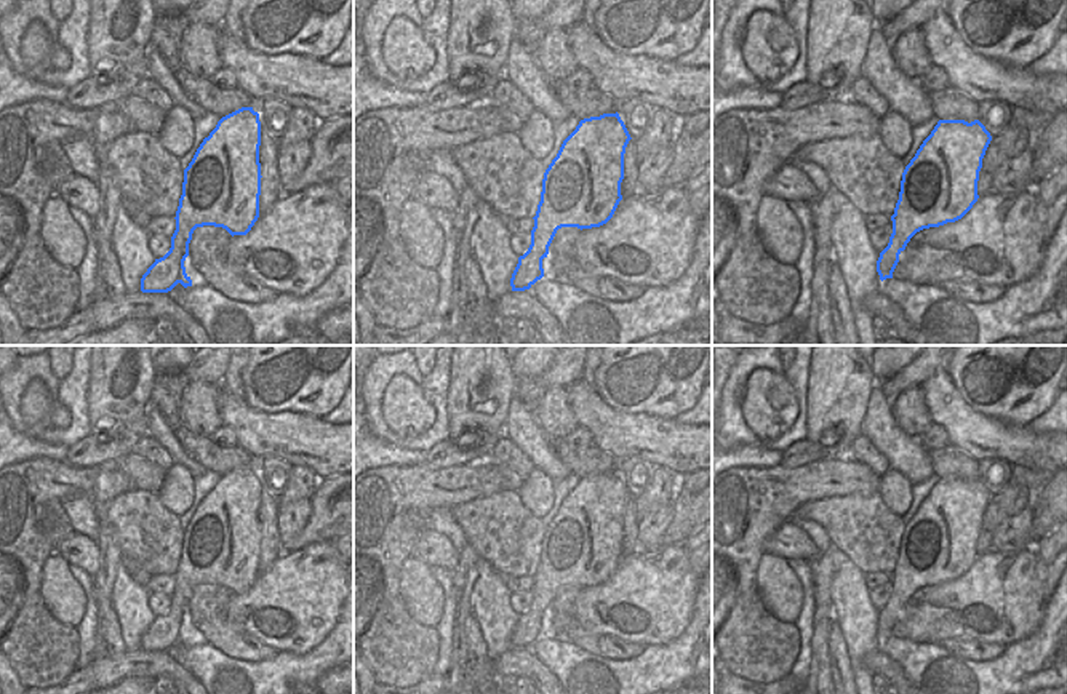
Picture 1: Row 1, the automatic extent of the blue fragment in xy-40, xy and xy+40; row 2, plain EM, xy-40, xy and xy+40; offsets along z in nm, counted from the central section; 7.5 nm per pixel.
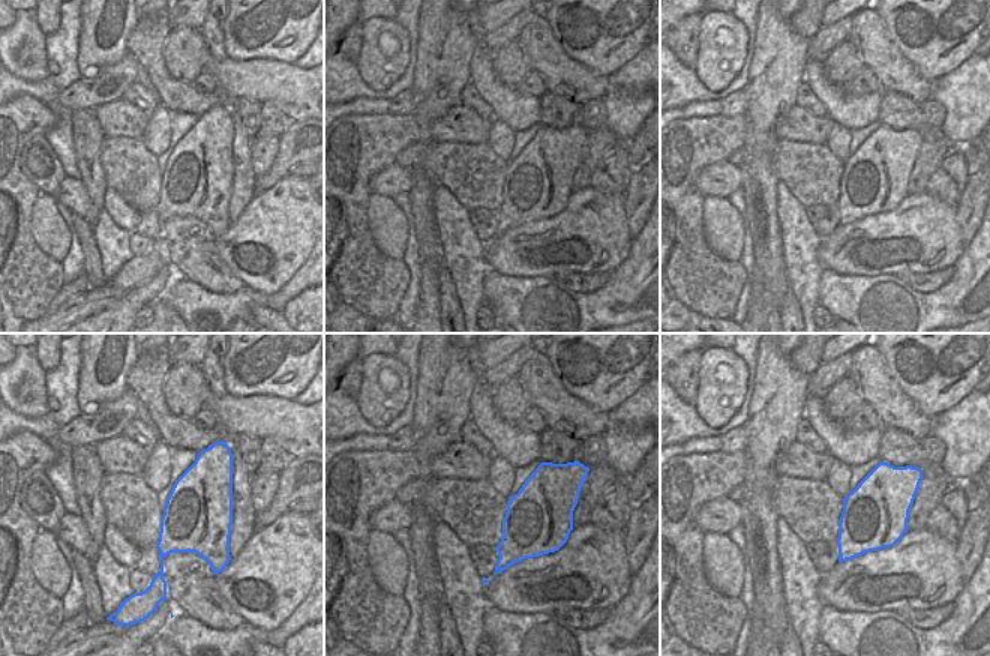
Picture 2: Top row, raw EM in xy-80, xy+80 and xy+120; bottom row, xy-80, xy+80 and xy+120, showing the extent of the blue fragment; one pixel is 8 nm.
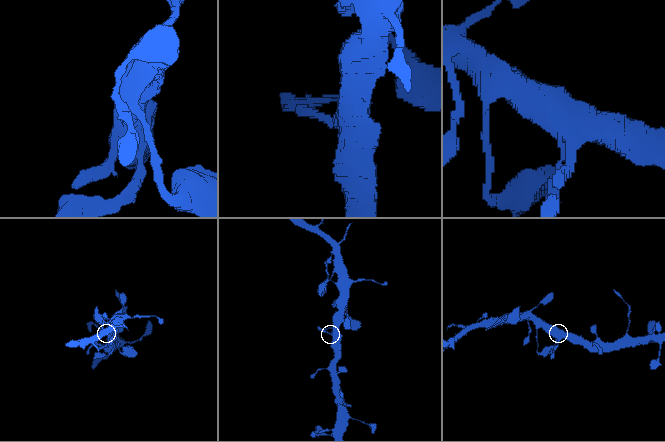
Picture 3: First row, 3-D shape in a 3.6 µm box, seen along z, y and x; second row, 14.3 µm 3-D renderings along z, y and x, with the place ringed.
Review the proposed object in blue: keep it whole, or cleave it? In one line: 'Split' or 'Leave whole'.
Leave whole

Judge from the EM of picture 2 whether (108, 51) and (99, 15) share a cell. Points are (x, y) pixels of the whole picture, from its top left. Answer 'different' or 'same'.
same

